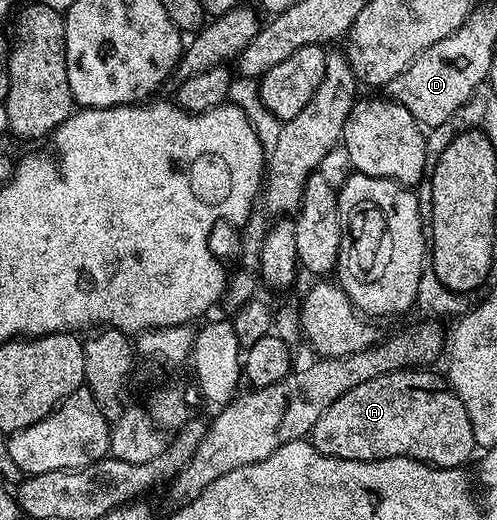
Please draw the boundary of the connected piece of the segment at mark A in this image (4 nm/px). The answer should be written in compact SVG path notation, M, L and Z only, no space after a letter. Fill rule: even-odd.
M401 370L391 372L378 378L370 378L370 382L362 382L362 386L354 386L354 390L346 390L314 422L310 439L312 445L322 454L330 458L346 458L347 460L385 460L405 456L411 460L421 460L433 468L462 468L473 459L472 451L478 445L474 438L474 430L470 426L470 418L466 414L466 406L452 391L447 379L436 370Z

